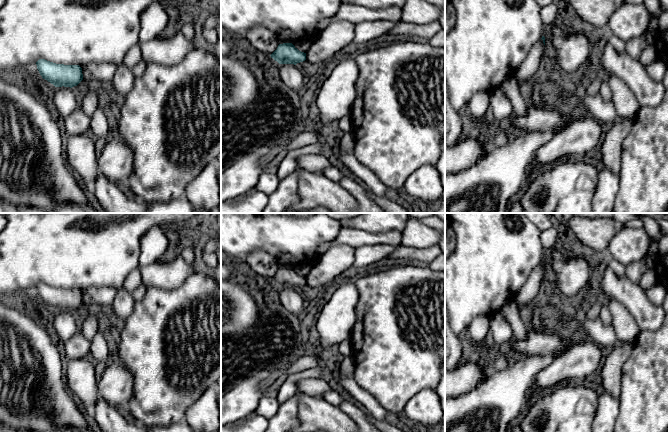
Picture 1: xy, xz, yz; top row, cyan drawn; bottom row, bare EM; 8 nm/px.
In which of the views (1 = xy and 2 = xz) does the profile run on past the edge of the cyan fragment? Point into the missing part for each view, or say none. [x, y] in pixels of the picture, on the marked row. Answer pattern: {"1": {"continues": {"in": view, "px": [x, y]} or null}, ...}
{"1": {"continues": null}, "2": {"continues": null}}

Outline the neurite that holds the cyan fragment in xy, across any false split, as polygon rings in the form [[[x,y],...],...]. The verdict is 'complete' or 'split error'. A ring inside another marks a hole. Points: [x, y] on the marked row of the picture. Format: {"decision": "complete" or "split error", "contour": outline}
{"decision": "complete", "contour": [[[45,59],[36,62],[43,79],[55,87],[74,87],[83,80],[82,68],[79,65],[56,64]]]}

